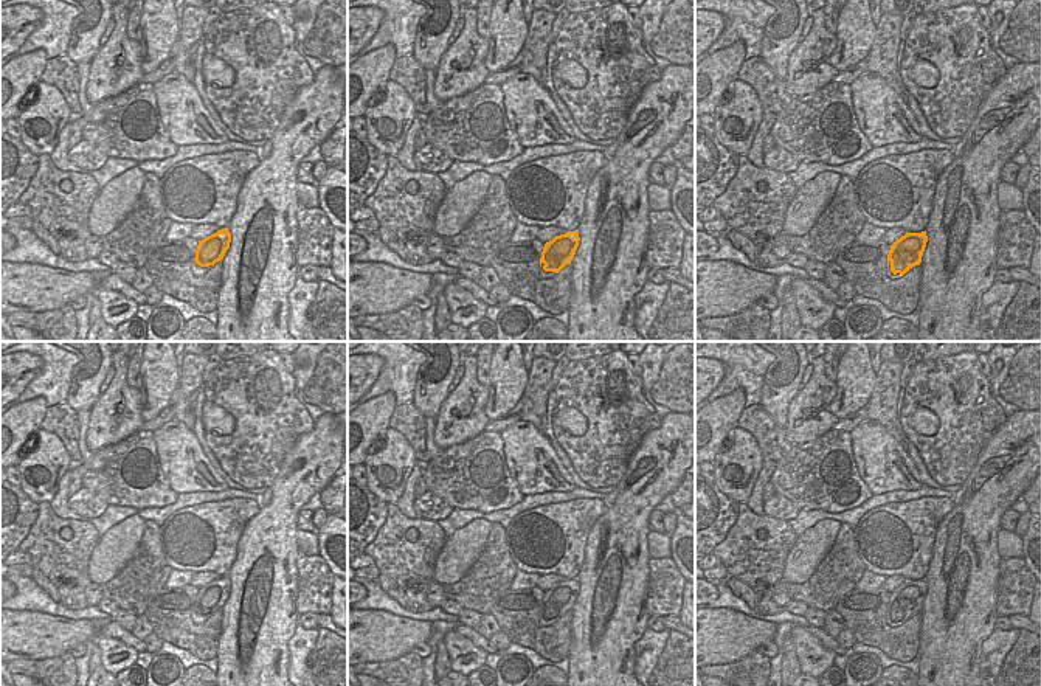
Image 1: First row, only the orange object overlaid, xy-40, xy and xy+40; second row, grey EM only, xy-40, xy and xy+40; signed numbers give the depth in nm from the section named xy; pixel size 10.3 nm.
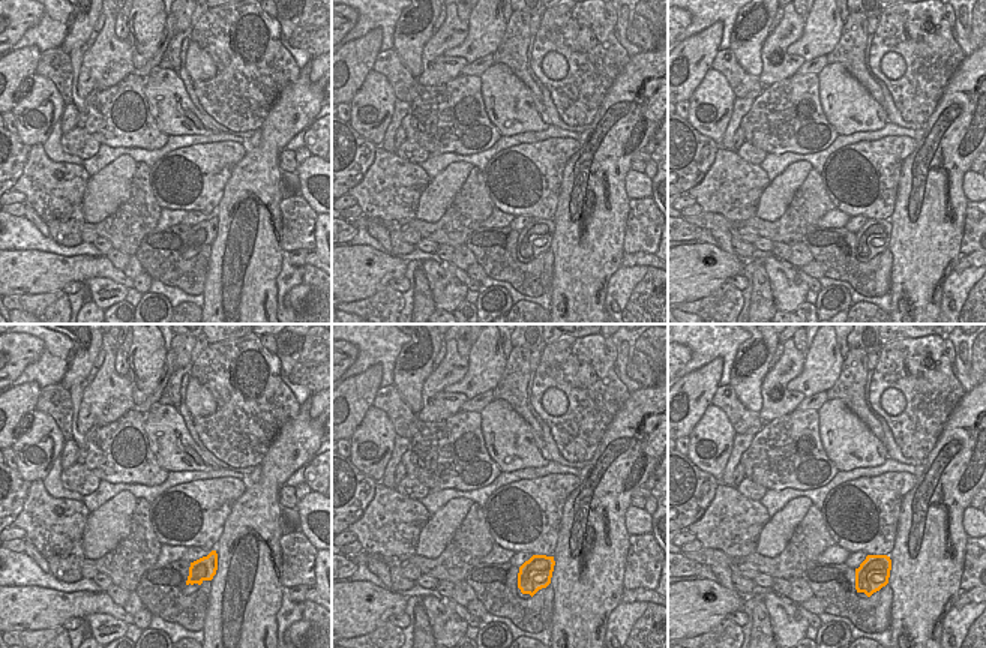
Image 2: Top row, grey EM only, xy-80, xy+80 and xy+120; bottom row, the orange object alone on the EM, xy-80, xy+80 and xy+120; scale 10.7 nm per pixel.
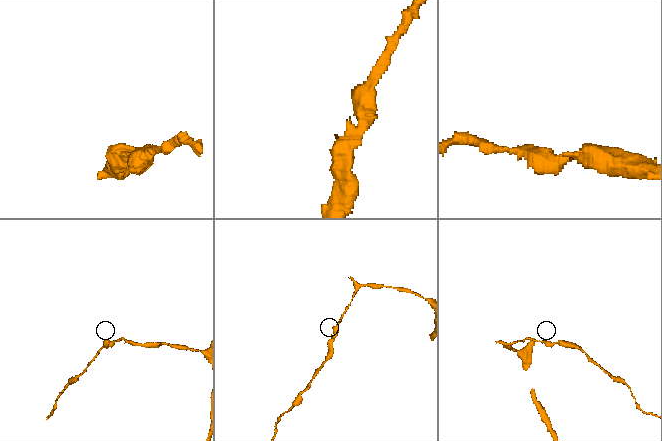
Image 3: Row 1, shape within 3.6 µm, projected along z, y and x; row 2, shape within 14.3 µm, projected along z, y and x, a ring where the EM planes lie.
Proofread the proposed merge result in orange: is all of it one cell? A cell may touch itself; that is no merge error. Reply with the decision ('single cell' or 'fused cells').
single cell

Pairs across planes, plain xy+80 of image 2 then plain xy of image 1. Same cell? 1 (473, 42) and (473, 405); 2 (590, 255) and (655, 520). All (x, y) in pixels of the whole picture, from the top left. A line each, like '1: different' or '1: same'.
1: different
2: different

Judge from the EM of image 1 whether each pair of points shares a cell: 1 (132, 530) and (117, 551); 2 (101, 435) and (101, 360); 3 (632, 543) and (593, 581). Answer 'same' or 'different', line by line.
1: same
2: different
3: same

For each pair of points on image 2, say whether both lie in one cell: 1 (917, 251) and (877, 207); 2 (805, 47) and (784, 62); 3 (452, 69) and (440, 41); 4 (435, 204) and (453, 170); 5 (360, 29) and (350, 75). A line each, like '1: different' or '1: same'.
1: different
2: different
3: same
4: same
5: different

